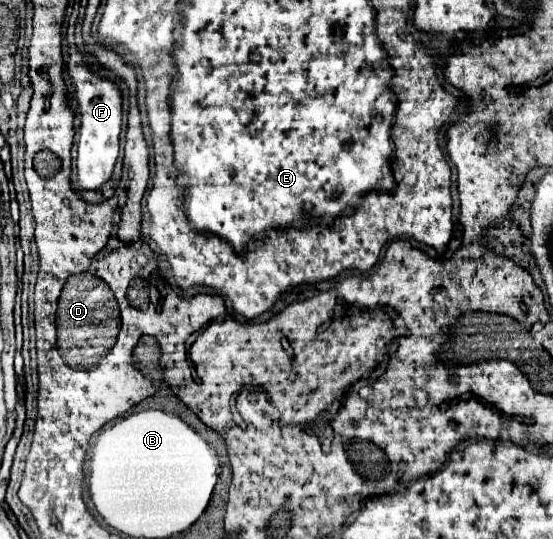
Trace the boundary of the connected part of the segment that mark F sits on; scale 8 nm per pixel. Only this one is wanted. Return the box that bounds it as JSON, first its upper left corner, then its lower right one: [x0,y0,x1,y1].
[68,52,122,190]

